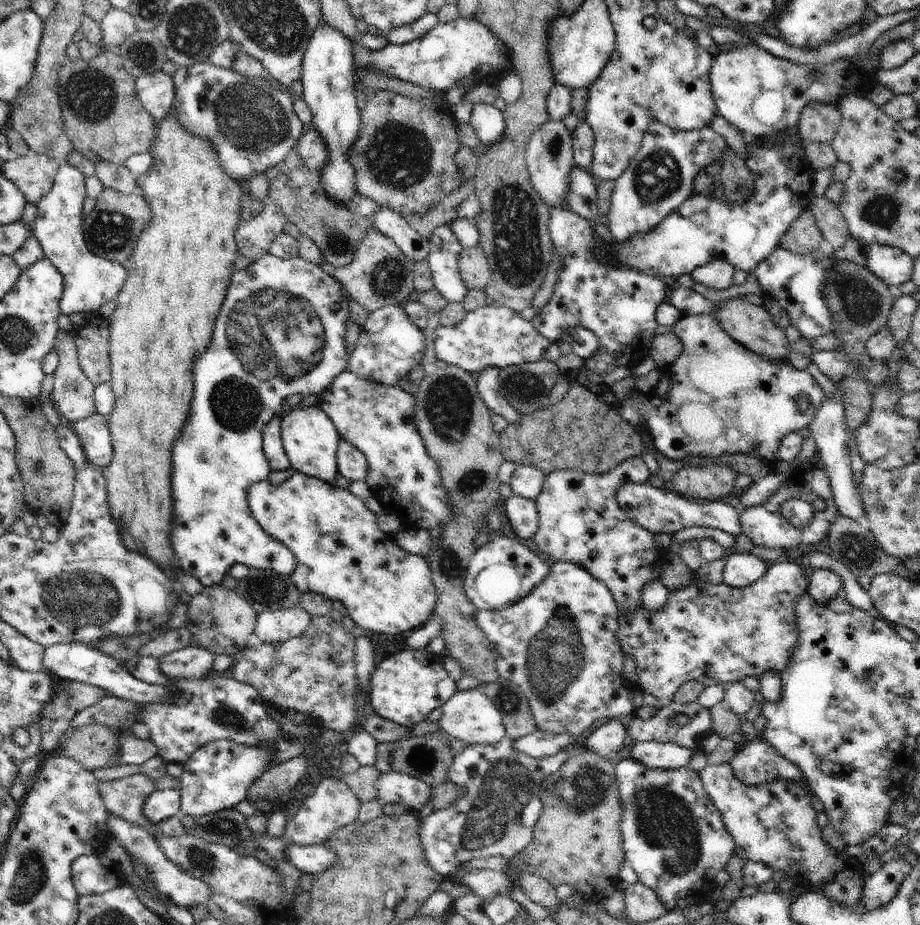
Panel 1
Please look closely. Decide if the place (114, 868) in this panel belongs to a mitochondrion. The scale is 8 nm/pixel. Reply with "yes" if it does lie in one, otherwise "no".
no

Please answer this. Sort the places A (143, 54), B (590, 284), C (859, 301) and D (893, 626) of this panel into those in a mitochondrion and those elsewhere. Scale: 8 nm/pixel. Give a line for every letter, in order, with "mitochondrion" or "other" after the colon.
A: mitochondrion
B: other
C: mitochondrion
D: other

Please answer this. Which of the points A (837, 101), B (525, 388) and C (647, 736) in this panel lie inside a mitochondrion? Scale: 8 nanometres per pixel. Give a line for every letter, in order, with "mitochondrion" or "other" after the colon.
A: other
B: mitochondrion
C: other

